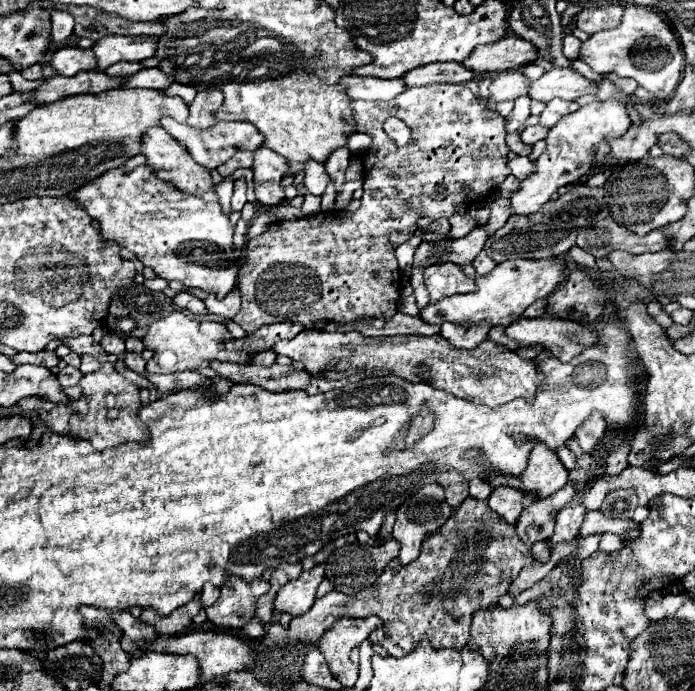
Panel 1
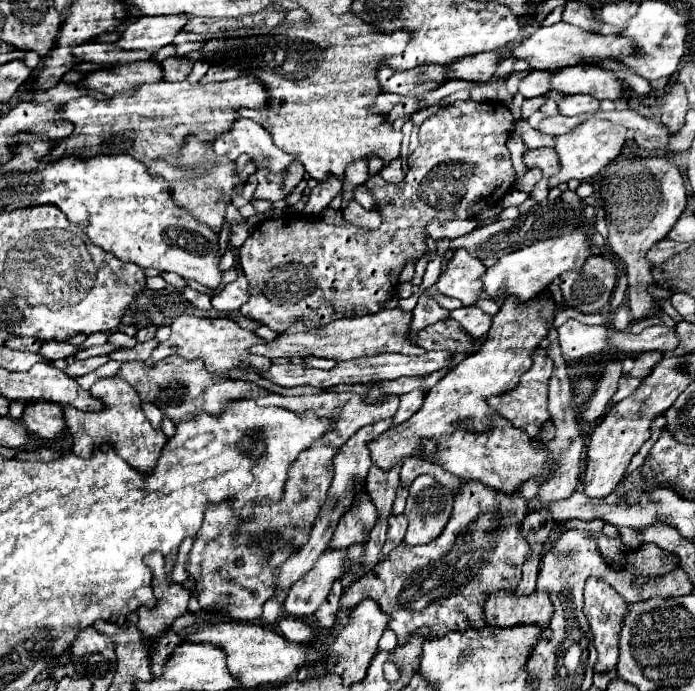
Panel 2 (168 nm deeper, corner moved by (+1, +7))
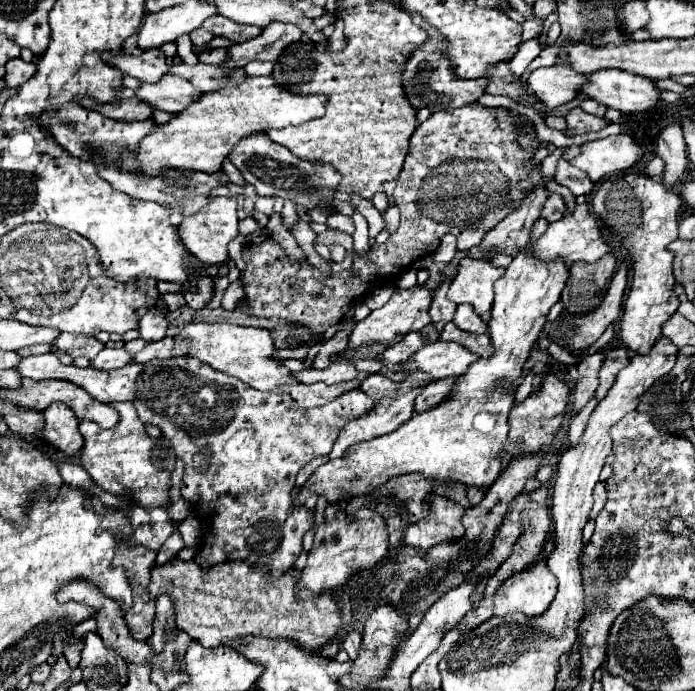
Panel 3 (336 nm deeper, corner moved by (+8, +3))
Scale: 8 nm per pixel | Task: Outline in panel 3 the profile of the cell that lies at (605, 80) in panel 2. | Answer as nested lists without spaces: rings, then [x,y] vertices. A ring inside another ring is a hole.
[[[620,69],[592,73],[590,83],[584,85],[582,93],[622,113],[646,111],[660,99],[660,89],[652,79],[636,77],[634,73],[624,73]]]

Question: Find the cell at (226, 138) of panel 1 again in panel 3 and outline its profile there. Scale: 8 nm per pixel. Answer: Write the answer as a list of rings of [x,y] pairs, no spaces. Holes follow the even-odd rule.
[[[256,133],[256,137],[246,137],[244,141],[240,141],[240,145],[230,153],[230,161],[240,169],[246,183],[254,185],[260,197],[292,199],[292,195],[296,193],[318,193],[324,189],[336,191],[342,179],[332,165],[298,159],[284,145],[270,141],[264,133]]]

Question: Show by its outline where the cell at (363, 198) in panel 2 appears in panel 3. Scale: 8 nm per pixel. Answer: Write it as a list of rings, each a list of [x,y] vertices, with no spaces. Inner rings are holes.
[[[390,207],[388,211],[384,211],[384,219],[386,219],[386,229],[388,233],[394,233],[400,225],[400,211],[396,207]]]

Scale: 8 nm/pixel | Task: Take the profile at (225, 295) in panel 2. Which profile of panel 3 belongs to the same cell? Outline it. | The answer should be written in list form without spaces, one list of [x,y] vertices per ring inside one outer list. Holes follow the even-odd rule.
[[[234,281],[234,283],[230,283],[228,289],[224,291],[222,307],[228,309],[228,311],[232,311],[232,309],[236,309],[236,303],[238,303],[240,299],[244,299],[244,287],[242,287],[240,281]]]

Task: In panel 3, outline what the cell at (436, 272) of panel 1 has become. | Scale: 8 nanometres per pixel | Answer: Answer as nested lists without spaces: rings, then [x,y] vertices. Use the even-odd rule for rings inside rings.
[[[464,257],[458,267],[458,275],[450,283],[448,299],[454,303],[470,303],[478,315],[492,309],[494,281],[502,275],[502,267],[494,267],[490,261]]]

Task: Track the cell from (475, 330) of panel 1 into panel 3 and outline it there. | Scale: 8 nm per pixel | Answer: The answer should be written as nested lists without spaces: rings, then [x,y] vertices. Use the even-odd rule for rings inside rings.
[[[464,303],[456,309],[456,315],[454,315],[454,323],[462,329],[462,331],[468,331],[468,333],[484,333],[488,329],[488,325],[474,313],[472,305]]]

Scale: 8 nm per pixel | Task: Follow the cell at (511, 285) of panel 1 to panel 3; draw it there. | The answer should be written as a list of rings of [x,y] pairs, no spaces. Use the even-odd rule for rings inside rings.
[[[576,203],[574,211],[570,215],[564,215],[560,221],[556,223],[550,223],[546,233],[532,241],[530,243],[532,247],[532,253],[538,257],[538,259],[544,259],[544,261],[554,261],[554,259],[562,259],[566,263],[576,263],[576,261],[586,261],[586,263],[594,263],[598,261],[602,255],[610,253],[610,247],[608,243],[604,241],[602,233],[600,233],[600,227],[596,223],[596,217],[590,213],[588,205],[586,203]]]

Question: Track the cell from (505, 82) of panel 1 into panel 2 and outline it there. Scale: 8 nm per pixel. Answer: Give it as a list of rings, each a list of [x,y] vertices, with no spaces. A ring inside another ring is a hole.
[[[531,71],[529,75],[525,75],[523,79],[519,79],[519,93],[523,97],[539,97],[543,93],[547,93],[551,87],[547,85],[551,73],[543,73],[543,71]]]

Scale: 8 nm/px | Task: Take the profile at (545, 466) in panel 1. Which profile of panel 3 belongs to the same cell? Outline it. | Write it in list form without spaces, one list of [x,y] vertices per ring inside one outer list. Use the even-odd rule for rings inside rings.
[[[528,249],[518,251],[494,285],[496,297],[488,323],[494,355],[472,363],[468,373],[458,377],[450,399],[442,405],[416,413],[396,431],[362,441],[350,447],[340,459],[330,459],[318,467],[294,499],[292,509],[304,505],[310,493],[326,497],[328,505],[344,505],[352,497],[376,493],[392,477],[406,473],[424,473],[428,479],[454,479],[464,485],[490,487],[502,469],[504,453],[501,452],[508,437],[509,412],[514,405],[514,393],[500,387],[500,383],[514,383],[522,377],[530,349],[540,337],[548,311],[560,299],[568,277],[568,265],[562,259],[536,261]],[[498,427],[504,427],[504,431],[498,433]]]

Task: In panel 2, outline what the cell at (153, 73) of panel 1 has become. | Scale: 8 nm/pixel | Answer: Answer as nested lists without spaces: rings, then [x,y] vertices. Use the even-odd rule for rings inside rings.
[[[169,57],[161,63],[161,71],[163,71],[163,79],[165,81],[183,81],[189,71],[191,71],[193,63],[183,57],[183,59],[177,59],[177,57]]]

